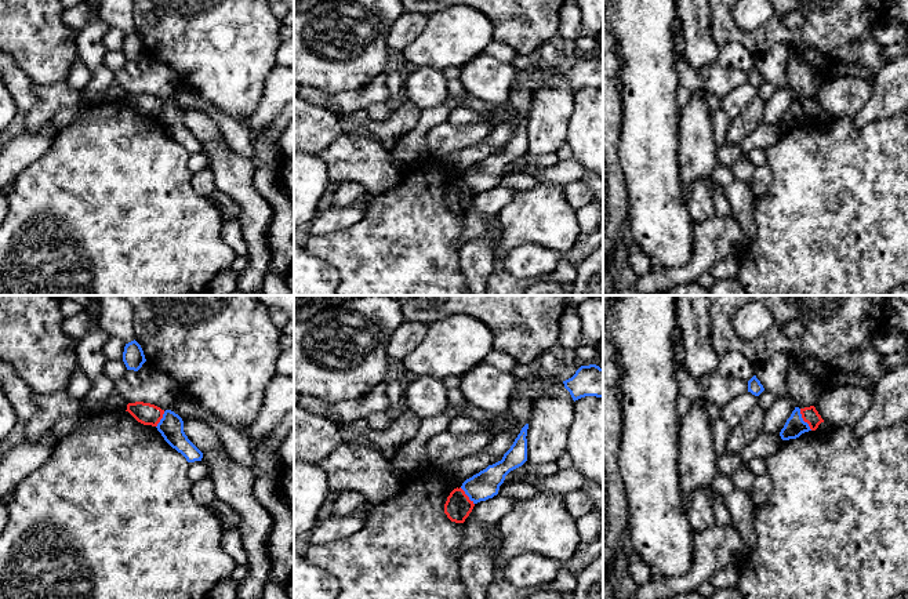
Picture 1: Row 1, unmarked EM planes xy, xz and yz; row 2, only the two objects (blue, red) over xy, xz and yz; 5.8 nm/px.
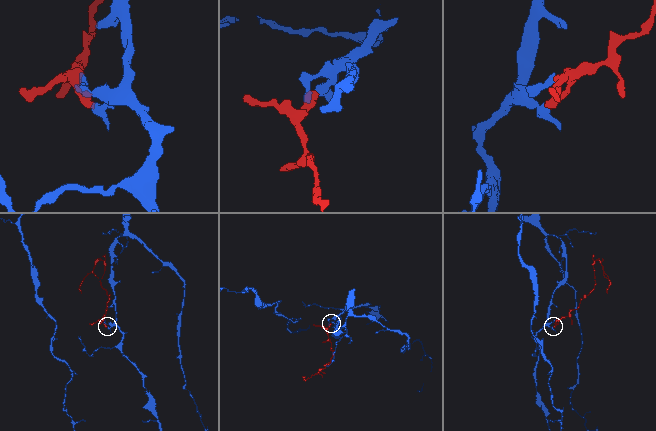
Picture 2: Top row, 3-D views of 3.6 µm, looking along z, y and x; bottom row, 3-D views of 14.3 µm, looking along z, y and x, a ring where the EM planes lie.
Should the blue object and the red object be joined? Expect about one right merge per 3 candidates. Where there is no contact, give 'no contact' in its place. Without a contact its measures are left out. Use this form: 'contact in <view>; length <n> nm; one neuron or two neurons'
contact in yz; length 150 nm; two neurons

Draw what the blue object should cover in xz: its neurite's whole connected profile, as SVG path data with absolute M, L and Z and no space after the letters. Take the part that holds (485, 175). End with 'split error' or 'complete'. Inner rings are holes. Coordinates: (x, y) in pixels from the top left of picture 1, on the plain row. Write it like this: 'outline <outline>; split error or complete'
outline M526 115L502 150L466 170L461 179L473 195L486 192L498 185L505 167L527 152L527 120Z; complete

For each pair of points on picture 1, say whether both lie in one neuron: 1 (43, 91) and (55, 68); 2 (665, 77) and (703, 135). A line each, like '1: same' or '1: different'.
1: different
2: different

